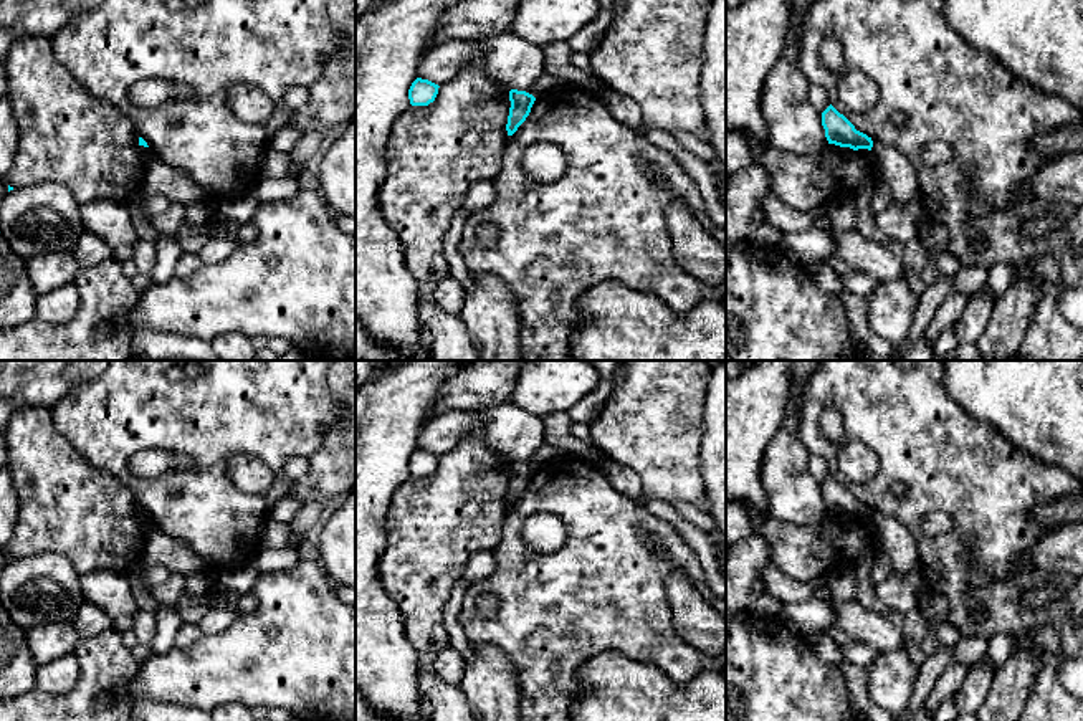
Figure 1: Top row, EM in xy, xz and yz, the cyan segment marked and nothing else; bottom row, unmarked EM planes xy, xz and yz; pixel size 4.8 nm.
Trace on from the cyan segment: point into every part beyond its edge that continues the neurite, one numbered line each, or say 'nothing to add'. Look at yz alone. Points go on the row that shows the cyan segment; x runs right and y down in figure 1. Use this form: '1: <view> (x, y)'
1: yz (895, 169)

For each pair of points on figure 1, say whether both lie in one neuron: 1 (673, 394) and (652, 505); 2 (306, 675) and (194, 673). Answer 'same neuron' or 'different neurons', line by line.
1: different neurons
2: same neuron

